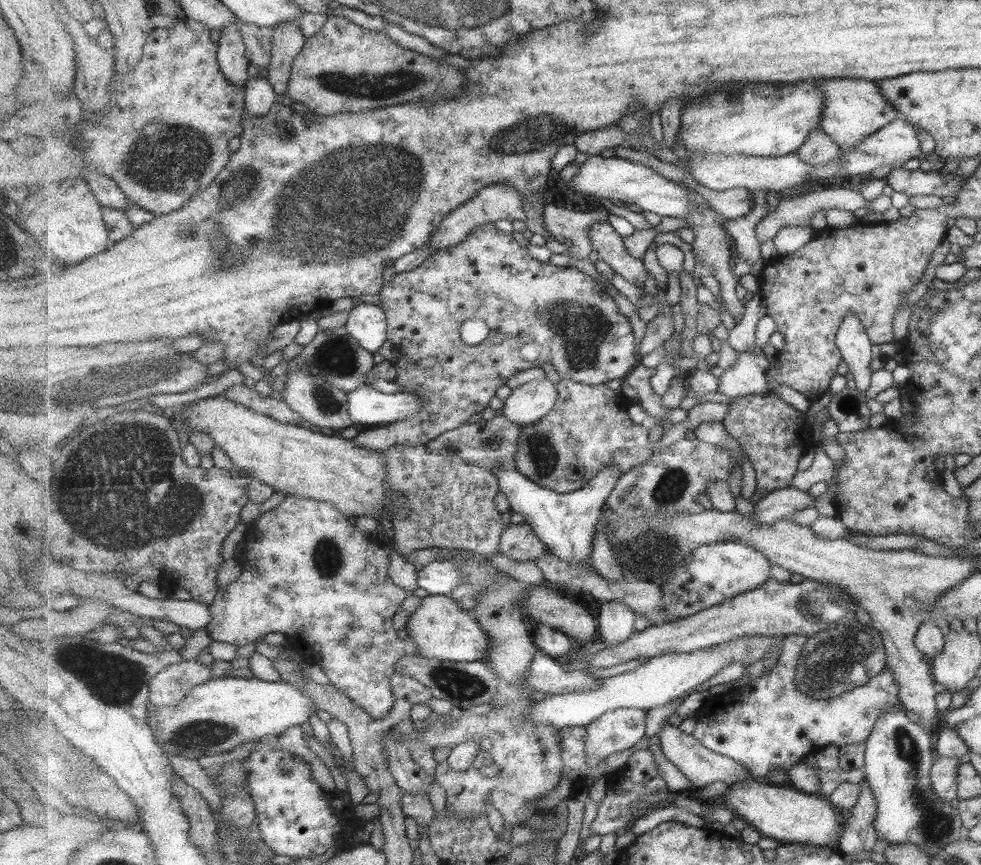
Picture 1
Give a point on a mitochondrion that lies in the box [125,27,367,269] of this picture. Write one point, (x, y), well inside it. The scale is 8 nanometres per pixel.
(235, 193)

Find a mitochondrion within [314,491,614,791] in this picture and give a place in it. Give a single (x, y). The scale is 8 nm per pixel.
(460, 685)

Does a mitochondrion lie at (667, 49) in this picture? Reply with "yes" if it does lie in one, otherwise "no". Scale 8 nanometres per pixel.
no

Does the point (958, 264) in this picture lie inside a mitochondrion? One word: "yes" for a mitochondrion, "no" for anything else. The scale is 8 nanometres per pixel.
no

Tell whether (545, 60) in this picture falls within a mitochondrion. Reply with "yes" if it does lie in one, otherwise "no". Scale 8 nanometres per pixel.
no

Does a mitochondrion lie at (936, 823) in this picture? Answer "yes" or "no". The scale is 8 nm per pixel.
yes

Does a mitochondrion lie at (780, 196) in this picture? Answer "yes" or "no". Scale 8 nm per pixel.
no

